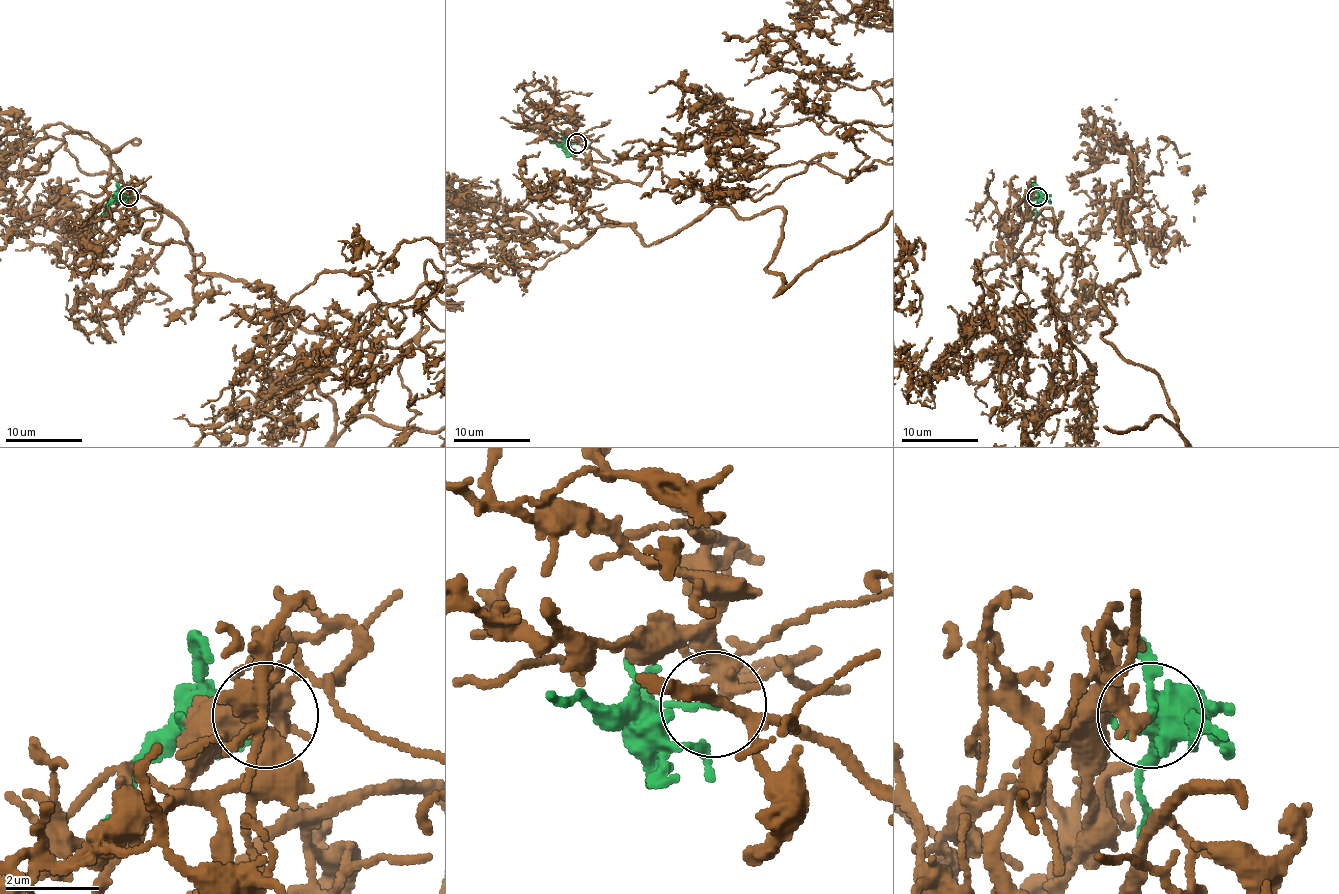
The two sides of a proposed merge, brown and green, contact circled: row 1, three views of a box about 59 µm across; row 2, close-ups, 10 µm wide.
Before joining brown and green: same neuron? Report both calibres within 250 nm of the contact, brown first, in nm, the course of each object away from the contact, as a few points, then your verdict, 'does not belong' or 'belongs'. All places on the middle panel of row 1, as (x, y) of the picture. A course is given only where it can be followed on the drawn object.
200 nm thick on the brown side, 150 nm on the other; green runs (576, 142), (549, 141); belongs

